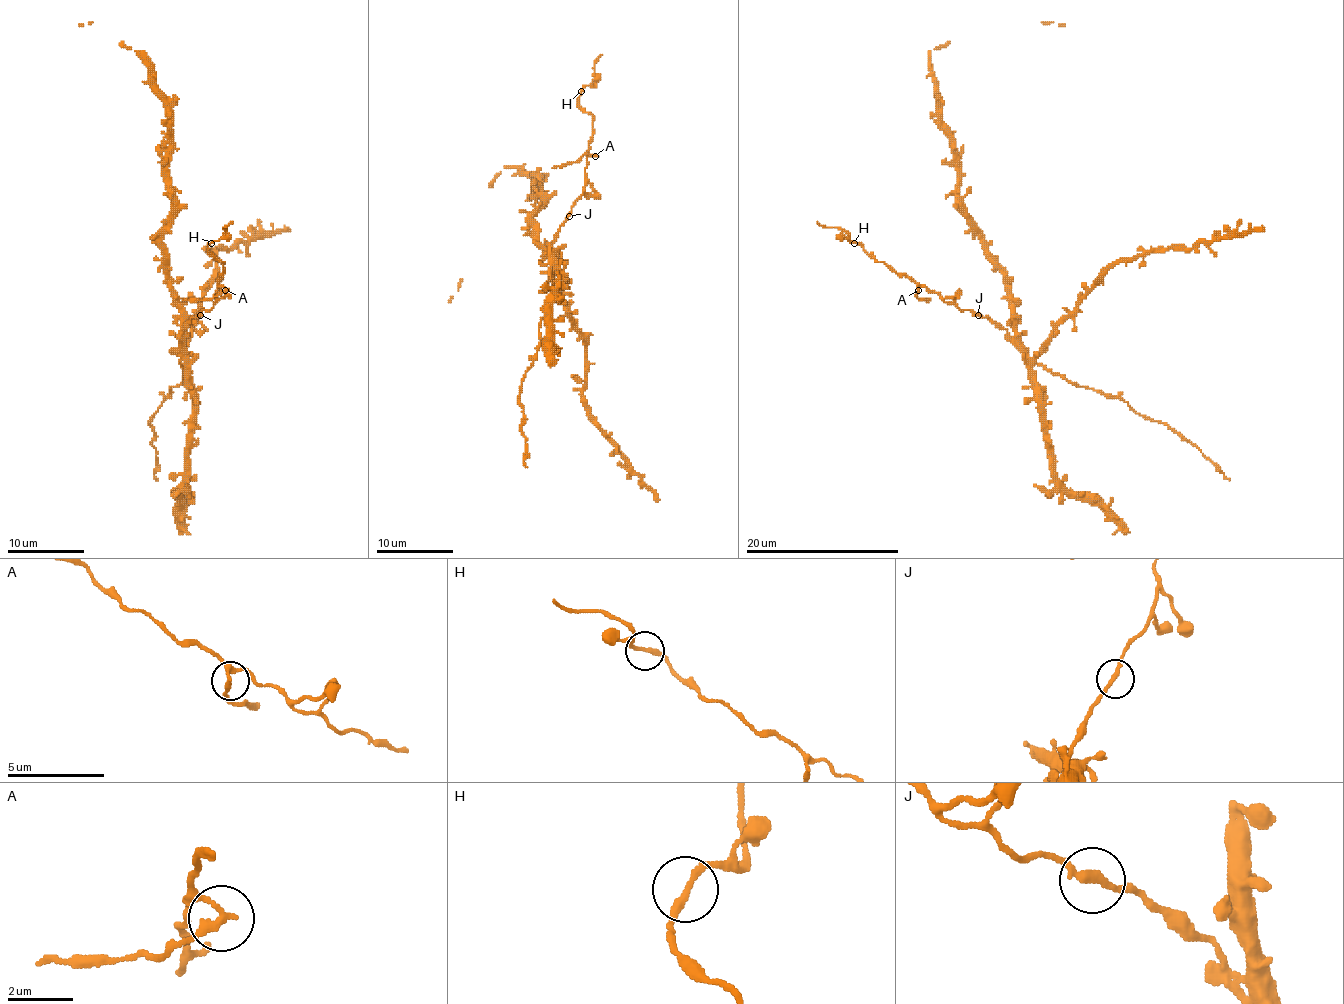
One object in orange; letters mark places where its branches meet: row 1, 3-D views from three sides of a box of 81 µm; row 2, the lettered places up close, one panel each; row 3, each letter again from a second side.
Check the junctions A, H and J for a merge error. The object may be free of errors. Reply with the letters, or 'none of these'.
A

